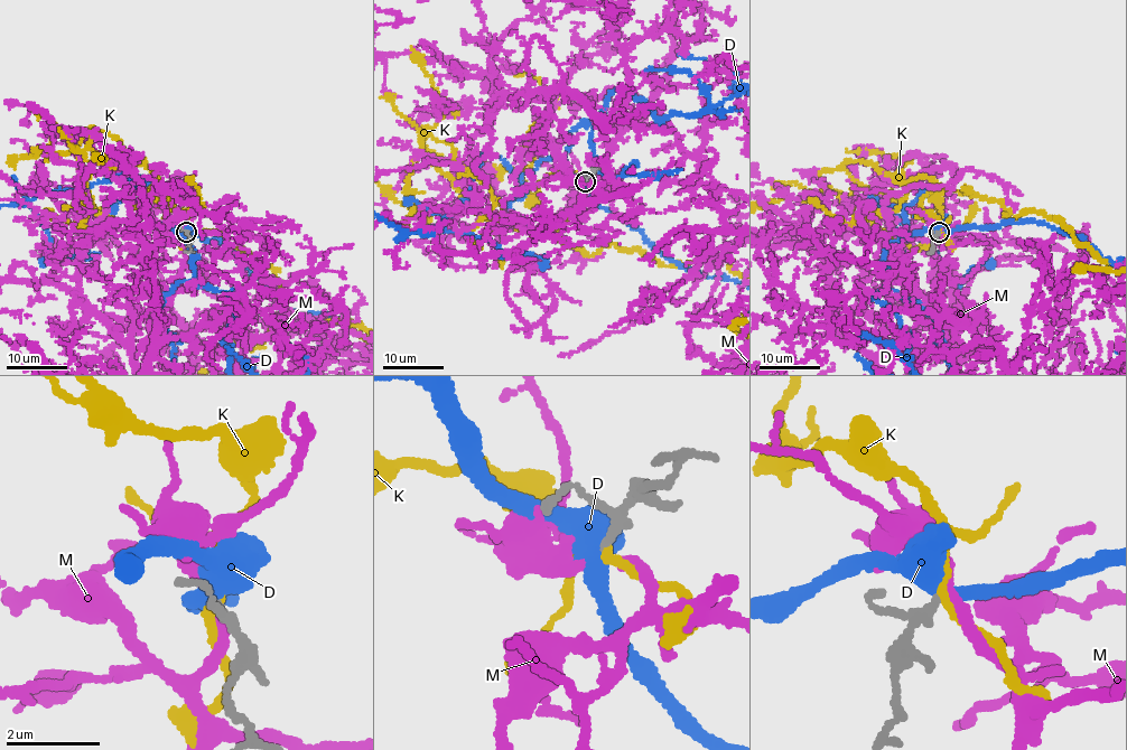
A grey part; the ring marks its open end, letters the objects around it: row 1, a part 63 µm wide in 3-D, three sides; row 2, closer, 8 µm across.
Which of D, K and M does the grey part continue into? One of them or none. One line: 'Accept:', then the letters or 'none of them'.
Accept: M

